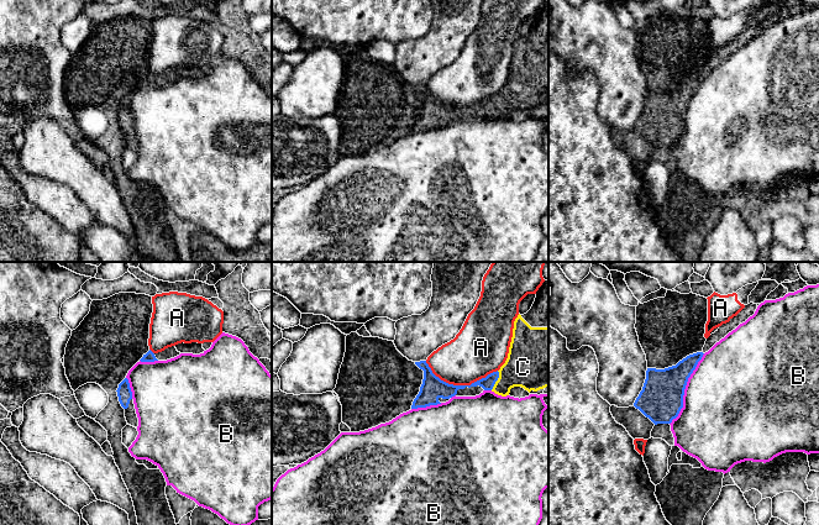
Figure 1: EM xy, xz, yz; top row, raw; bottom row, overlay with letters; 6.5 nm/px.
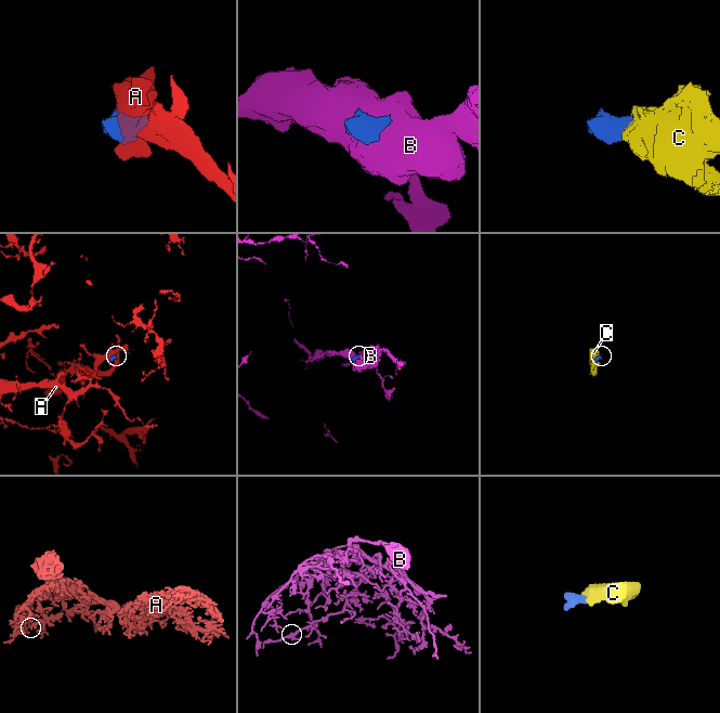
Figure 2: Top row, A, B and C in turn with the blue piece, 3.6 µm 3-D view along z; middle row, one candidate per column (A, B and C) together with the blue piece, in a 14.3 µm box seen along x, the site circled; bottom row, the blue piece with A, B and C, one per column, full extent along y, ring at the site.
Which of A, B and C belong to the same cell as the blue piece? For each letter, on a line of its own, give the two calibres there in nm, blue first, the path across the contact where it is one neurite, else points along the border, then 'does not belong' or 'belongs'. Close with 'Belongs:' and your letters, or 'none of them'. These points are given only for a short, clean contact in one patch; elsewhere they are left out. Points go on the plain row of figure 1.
A: calibres 150 and 340 nm; does not belong
B: calibres 280 and 500 nm; does not belong
C: calibres 90 and 320 nm; way xz (487, 106), (495, 104), (503, 104), (530, 88); belongs
Belongs: C

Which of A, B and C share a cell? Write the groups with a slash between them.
A / B / C

